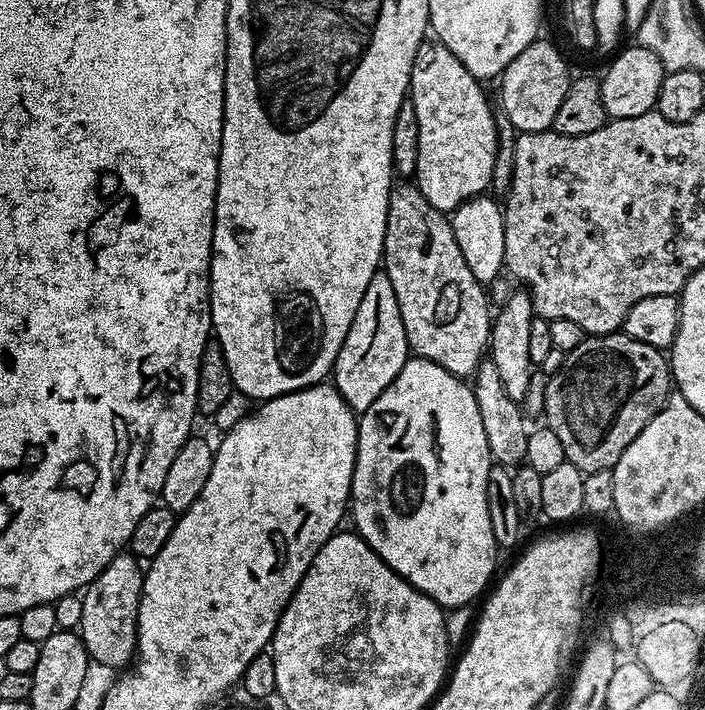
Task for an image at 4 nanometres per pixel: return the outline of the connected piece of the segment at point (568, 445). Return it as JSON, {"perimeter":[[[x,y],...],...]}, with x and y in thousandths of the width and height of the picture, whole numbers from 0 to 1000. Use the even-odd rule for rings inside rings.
{"perimeter":[[[884,465],[862,473],[834,470],[824,485],[804,496],[794,520],[776,531],[769,586],[776,601],[783,603],[797,621],[801,649],[820,656],[830,668],[847,665],[855,659],[867,661],[877,645],[882,645],[882,634],[888,634],[888,628],[894,628],[894,623],[911,611],[928,583],[933,583],[933,577],[946,566],[955,546],[950,507],[938,492],[916,487],[916,482],[894,476]]]}

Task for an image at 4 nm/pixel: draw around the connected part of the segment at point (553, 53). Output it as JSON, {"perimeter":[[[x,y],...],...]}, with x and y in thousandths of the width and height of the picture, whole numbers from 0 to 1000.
{"perimeter":[[[762,54],[756,56],[723,93],[708,108],[709,145],[718,165],[739,186],[774,186],[782,182],[786,161],[791,161],[791,149],[797,149],[797,138],[803,138],[803,127],[809,117],[806,90],[800,79],[777,56]]]}

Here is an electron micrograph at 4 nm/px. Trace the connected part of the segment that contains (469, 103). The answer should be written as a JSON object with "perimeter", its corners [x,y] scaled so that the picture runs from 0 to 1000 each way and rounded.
{"perimeter":[[[603,59],[596,63],[590,86],[584,94],[584,121],[582,125],[582,139],[587,149],[587,161],[593,161],[593,228],[590,230],[587,258],[600,279],[604,279],[604,283],[610,285],[610,289],[616,290],[617,296],[631,301],[638,301],[651,287],[658,286],[661,282],[688,275],[696,261],[696,242],[701,239],[702,217],[706,211],[706,189],[704,187],[702,166],[699,163],[701,152],[692,148],[692,135],[681,124],[685,124],[682,114],[675,113],[672,104],[667,104],[667,99],[661,99],[661,93],[655,93],[655,87],[650,87],[650,82],[644,82],[644,76],[638,76],[638,70],[633,70],[630,62]]]}

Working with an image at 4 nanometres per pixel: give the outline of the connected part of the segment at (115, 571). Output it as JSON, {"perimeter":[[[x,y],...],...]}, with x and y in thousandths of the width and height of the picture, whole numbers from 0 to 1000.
{"perimeter":[[[167,780],[136,810],[133,820],[118,830],[116,870],[111,889],[126,925],[135,934],[138,930],[148,941],[176,944],[189,934],[196,854],[203,824],[200,790],[186,780]]]}

